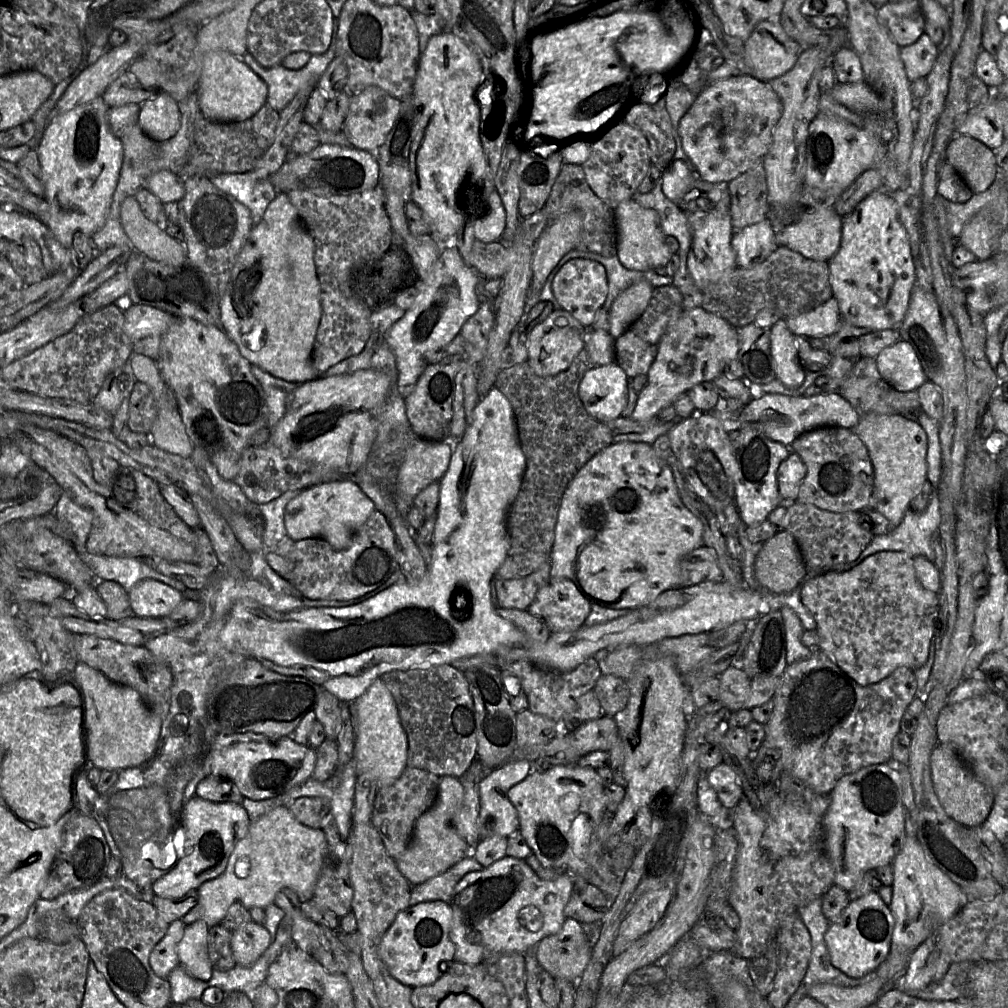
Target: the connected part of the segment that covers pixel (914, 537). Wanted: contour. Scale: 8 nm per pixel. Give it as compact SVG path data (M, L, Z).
M935 489L930 497L927 508L923 512L917 513L909 508L904 514L901 523L897 527L887 534L874 536L856 560L837 566L830 571L849 571L858 566L868 556L882 551L904 552L911 558L923 556L934 564L936 556L931 548L930 539L933 534L939 532L940 522L941 514L939 497Z

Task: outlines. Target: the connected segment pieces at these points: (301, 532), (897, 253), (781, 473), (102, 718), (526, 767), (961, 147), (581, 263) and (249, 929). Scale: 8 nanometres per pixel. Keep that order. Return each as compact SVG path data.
M341 480L321 483L302 490L291 499L284 511L284 525L293 540L322 538L335 550L347 548L355 531L376 510L373 501L354 481Z
M873 192L851 214L843 217L840 247L828 265L833 296L846 321L872 331L900 329L916 283L916 270L906 229L898 218L898 205L889 193Z
M797 453L791 454L779 465L777 469L777 483L781 504L795 502L799 488L805 478L807 468Z
M80 662L73 676L79 686L88 739L88 757L100 770L123 770L149 761L157 750L162 719L128 685L111 681L99 670Z
M511 759L488 771L479 783L480 811L478 829L480 838L493 835L509 837L519 829L517 810L508 799L507 793L515 784L521 782L532 770L532 763L526 759Z
M959 134L953 138L946 148L945 159L974 194L985 192L998 171L993 150L971 136Z
M576 258L565 263L552 282L552 291L558 303L583 326L591 327L595 314L606 300L607 275L604 266L594 260Z
M253 920L232 931L231 950L236 965L247 967L253 965L272 940L268 930Z

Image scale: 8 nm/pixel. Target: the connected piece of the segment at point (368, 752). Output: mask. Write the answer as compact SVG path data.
M380 678L354 702L356 720L354 728L353 760L358 778L368 778L379 788L393 784L407 766L407 736L400 724L393 697Z

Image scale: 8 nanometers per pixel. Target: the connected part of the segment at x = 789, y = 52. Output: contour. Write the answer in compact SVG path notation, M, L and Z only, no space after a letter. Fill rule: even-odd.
M779 19L760 21L745 43L750 75L770 81L793 68L801 46L784 30Z

